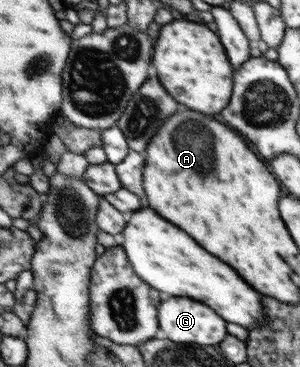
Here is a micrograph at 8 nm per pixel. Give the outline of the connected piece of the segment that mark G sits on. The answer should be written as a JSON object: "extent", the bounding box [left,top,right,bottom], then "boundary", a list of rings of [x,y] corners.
{"extent":[158,296,227,346],"boundary":[[[172,296],[158,304],[158,324],[162,324],[162,332],[164,338],[170,338],[174,344],[184,344],[184,342],[196,342],[196,344],[204,344],[212,346],[221,343],[227,335],[226,321],[222,320],[214,309],[196,302],[196,300],[188,300],[188,298],[180,298],[180,296]]]}

